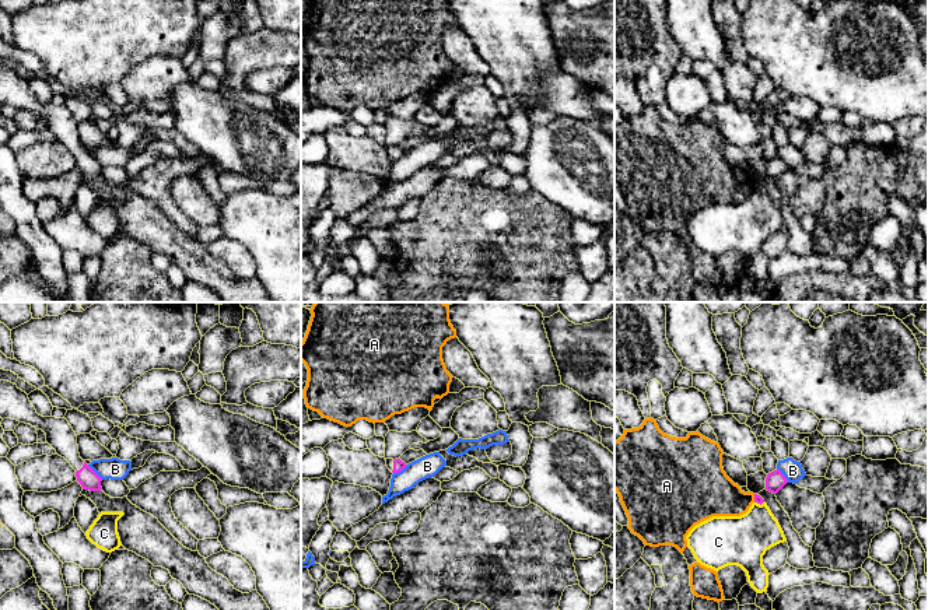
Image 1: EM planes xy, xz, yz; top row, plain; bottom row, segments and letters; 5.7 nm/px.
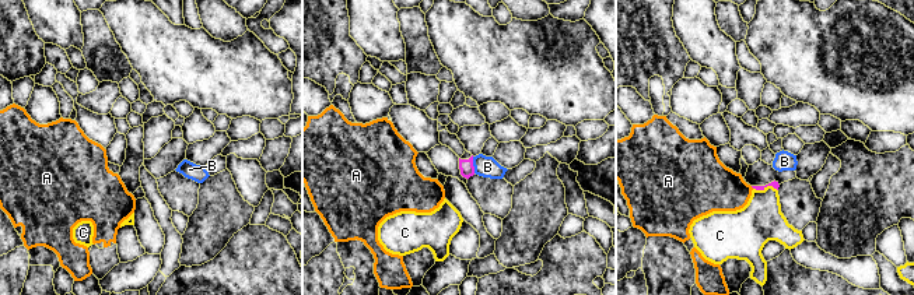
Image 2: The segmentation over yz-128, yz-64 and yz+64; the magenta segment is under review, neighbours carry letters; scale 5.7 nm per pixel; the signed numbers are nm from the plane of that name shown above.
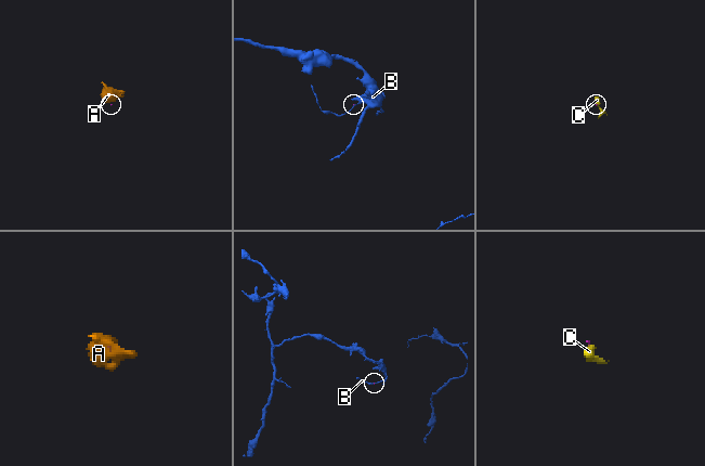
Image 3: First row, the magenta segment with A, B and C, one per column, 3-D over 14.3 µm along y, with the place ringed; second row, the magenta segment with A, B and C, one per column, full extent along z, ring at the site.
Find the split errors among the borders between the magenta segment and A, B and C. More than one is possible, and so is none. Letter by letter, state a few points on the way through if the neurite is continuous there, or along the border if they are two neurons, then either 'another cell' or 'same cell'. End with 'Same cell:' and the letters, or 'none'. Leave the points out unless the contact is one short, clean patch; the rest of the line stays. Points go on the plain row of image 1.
A: along yz (753, 181), (755, 188) | another cell
B: along xy (87, 151), (102, 165) | another cell
C: across yz (757, 185), (759, 189), (759, 210), (742, 227) | same cell
Same cell: C

